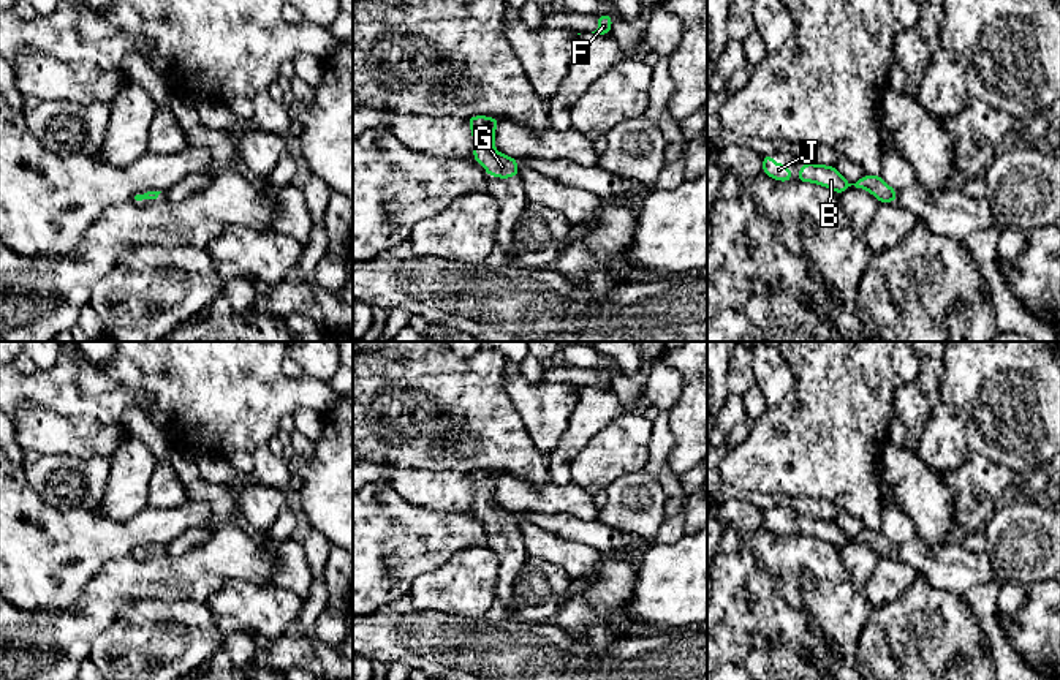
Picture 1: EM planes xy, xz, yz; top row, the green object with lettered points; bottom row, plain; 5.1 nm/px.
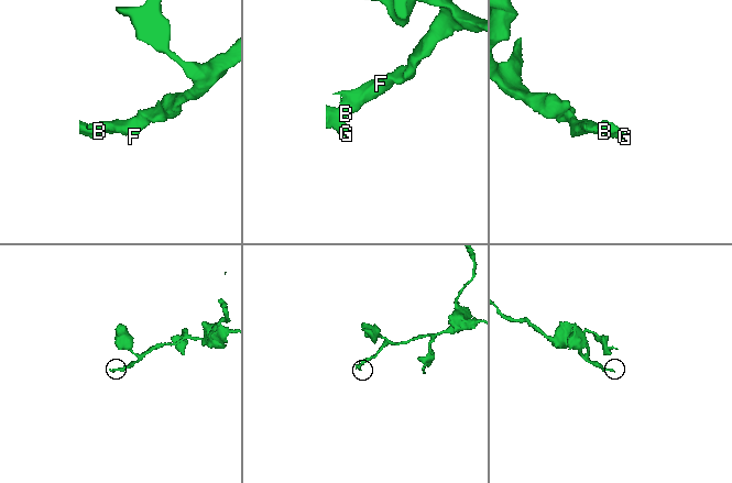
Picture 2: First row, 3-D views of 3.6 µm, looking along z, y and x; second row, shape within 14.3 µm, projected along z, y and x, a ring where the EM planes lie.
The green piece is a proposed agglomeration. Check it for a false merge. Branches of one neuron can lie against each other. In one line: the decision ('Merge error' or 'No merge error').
No merge error

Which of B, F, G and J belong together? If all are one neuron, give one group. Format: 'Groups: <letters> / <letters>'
Groups: B F G J

